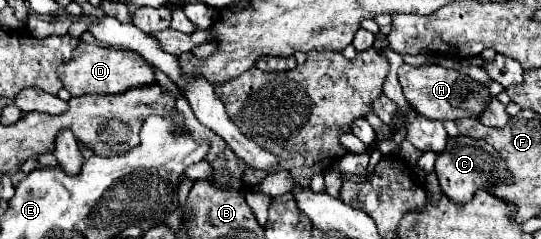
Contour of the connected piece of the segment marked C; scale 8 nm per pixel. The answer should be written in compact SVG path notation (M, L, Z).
M467 136L447 140L447 148L437 156L435 172L443 194L455 202L469 202L477 190L489 190L497 182L507 182L511 176L503 156L493 146Z

